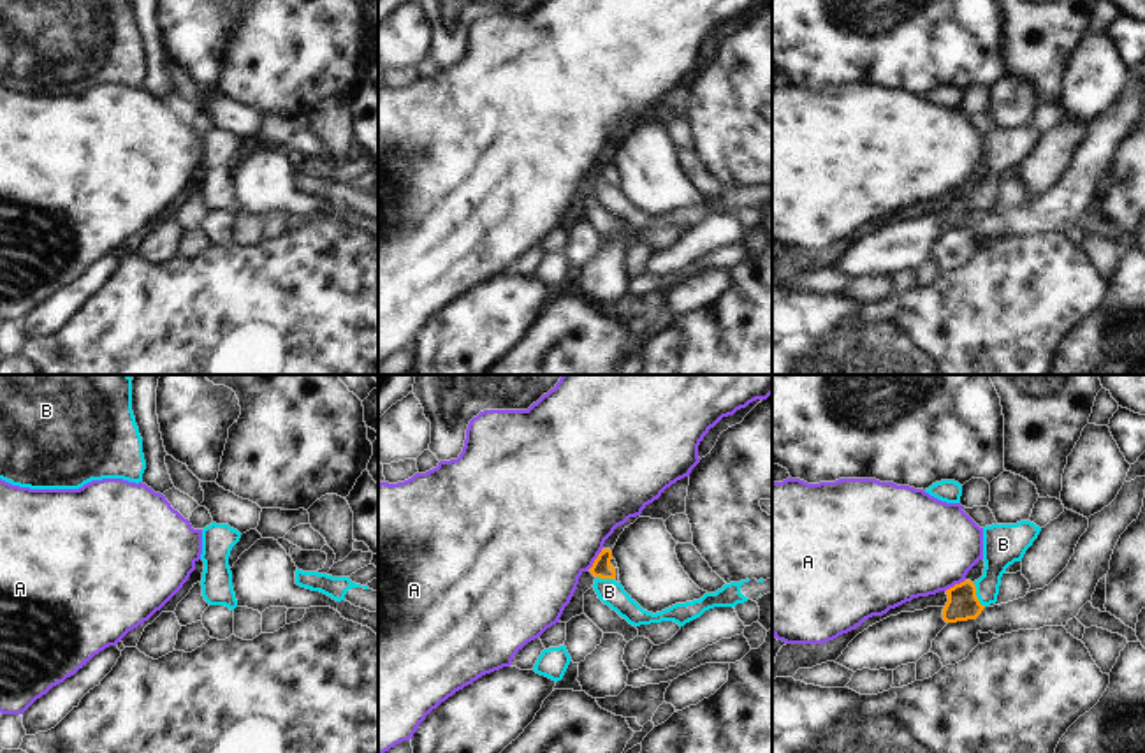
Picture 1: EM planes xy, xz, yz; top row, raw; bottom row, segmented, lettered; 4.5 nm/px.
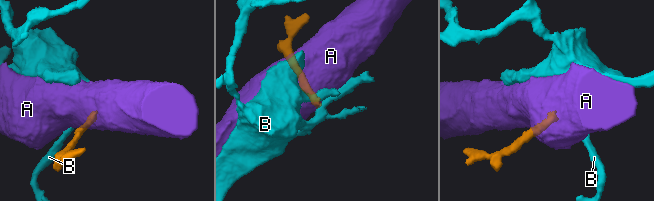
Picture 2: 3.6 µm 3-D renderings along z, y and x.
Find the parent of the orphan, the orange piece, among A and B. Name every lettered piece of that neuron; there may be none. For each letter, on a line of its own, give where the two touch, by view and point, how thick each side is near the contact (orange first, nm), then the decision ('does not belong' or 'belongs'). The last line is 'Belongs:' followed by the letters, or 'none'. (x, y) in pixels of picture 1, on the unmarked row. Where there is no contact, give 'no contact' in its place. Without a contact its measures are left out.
A: contact xz (597, 164); calibres 90 and 500 nm; does not belong
B: contact yz (975, 201); calibres 150 and 180 nm; belongs
Belongs: B

